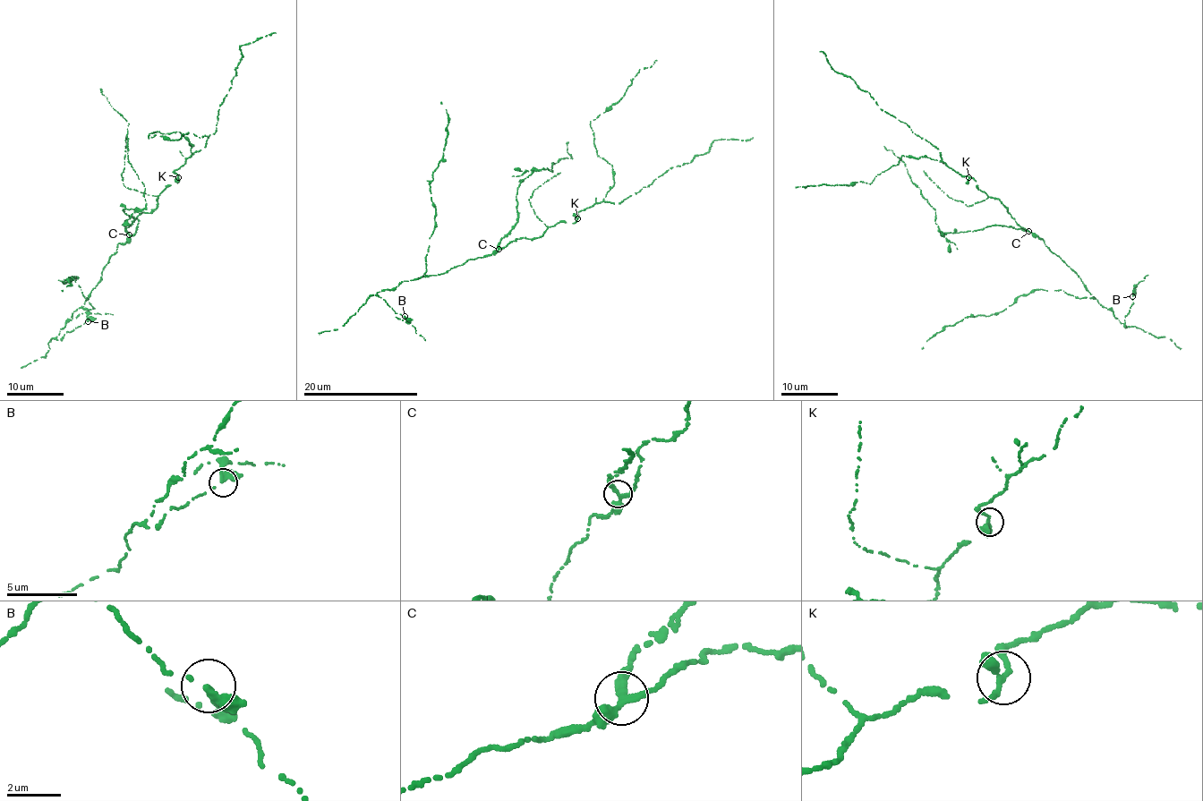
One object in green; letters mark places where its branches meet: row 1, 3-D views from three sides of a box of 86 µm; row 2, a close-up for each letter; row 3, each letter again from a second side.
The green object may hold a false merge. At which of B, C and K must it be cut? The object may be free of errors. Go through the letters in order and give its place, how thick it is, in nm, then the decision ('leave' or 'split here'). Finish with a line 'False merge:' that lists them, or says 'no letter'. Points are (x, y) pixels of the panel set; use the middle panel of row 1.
B: (405, 316) | 240 nm | leave
C: (499, 249) | 260 nm | split here
K: (577, 218) | 240 nm | leave
False merge: C

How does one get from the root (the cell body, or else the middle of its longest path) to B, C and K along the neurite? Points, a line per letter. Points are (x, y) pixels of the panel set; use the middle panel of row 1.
B: (514, 242), (441, 274), (404, 281), (395, 288), (372, 293), (405, 316)
C: (514, 242), (498, 249)
K: (514, 242), (522, 237), (538, 238), (557, 224), (574, 223), (577, 218)

